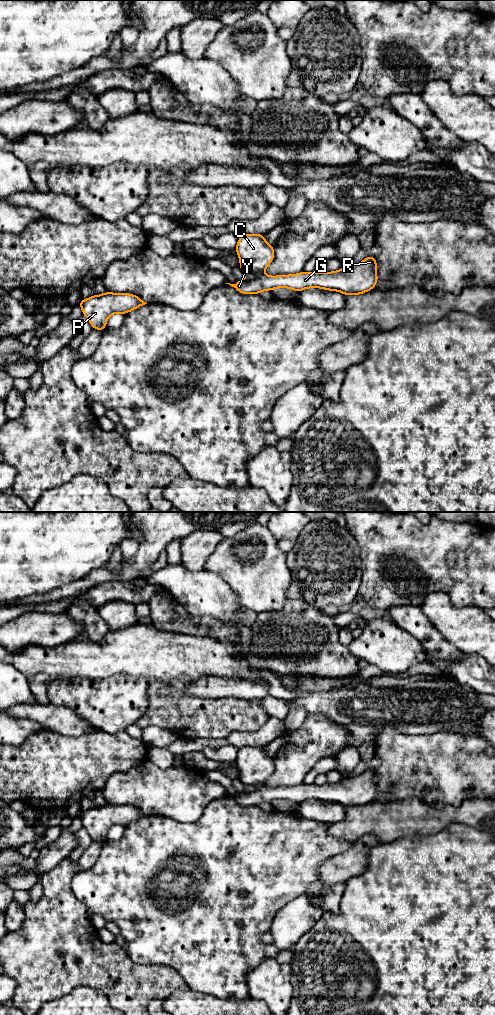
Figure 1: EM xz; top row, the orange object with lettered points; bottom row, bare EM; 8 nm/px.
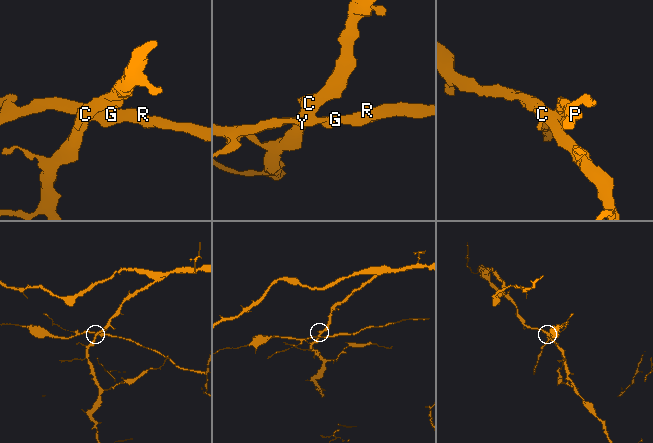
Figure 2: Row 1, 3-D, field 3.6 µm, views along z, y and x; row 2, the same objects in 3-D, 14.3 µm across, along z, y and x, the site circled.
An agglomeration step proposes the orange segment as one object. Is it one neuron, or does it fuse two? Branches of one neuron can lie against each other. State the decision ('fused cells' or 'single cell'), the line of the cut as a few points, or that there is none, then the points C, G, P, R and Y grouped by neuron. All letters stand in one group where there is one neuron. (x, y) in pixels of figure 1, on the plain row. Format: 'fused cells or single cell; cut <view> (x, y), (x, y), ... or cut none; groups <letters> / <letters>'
fused cells; cut xz (258, 785), (248, 788); groups C / G P R Y

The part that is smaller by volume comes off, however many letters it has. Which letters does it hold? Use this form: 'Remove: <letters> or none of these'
Remove: G, P, R, Y

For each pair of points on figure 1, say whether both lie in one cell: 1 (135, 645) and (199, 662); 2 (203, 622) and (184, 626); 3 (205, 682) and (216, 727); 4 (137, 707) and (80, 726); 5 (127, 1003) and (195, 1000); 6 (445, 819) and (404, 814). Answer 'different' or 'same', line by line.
1: same
2: same
3: different
4: different
5: different
6: same

